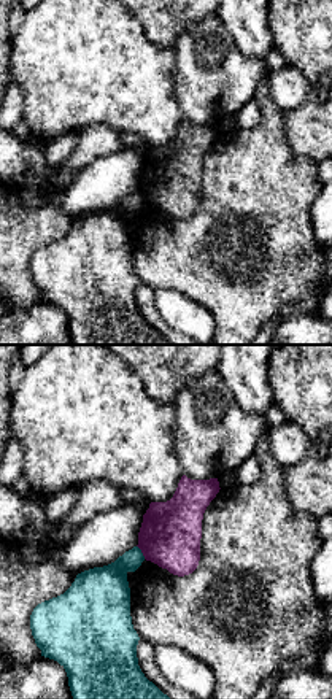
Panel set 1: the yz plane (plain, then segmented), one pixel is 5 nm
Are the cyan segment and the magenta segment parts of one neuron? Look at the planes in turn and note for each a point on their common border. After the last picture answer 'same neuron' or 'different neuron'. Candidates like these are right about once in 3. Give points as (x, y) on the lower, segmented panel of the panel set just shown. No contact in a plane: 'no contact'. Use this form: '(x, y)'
(140, 552)

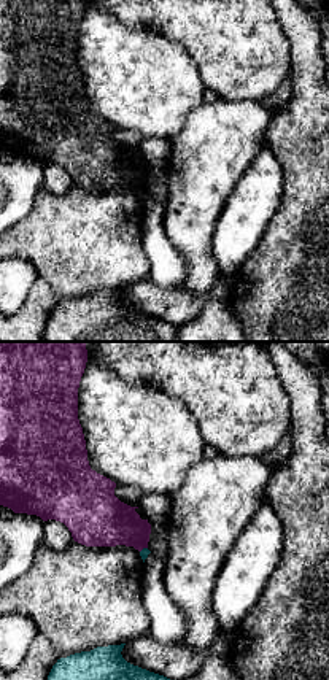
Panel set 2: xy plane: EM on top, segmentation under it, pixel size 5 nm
(143, 548)

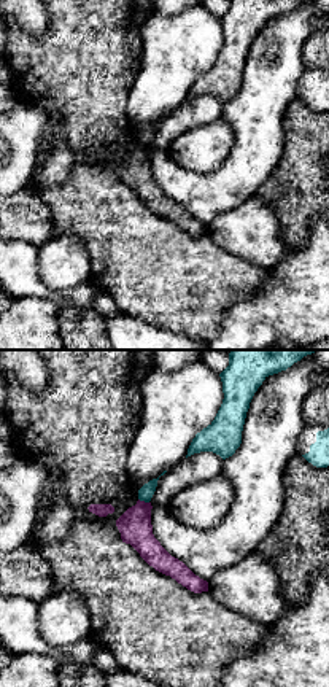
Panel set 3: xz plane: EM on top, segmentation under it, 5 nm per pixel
(143, 500)

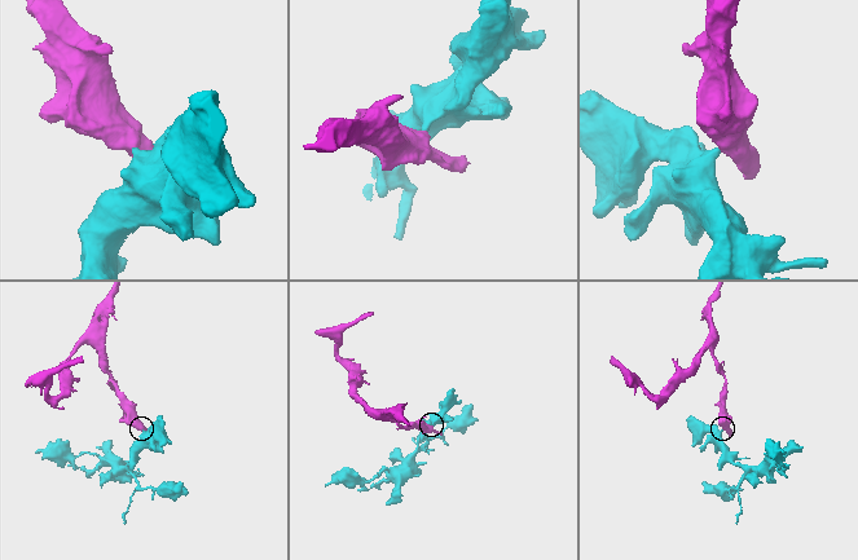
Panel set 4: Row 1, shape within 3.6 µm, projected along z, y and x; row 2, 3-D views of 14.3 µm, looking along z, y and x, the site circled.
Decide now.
different neuron

